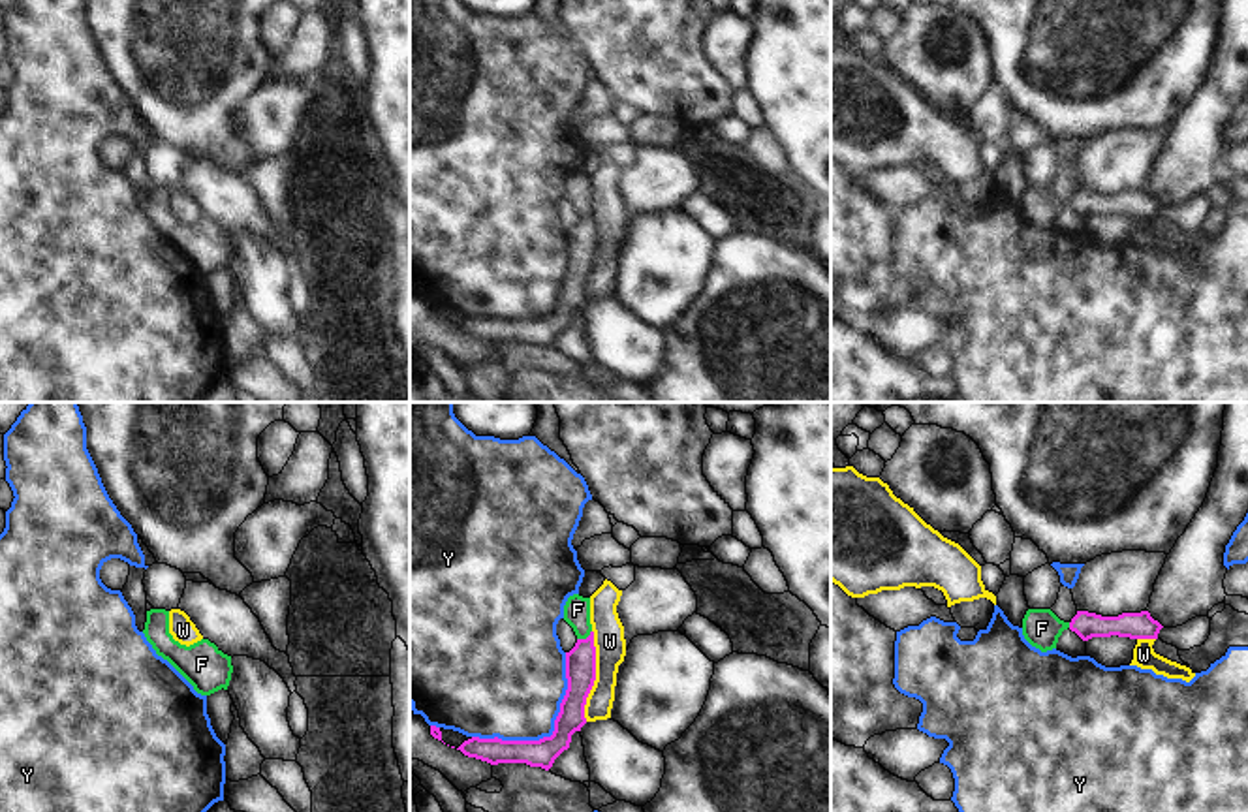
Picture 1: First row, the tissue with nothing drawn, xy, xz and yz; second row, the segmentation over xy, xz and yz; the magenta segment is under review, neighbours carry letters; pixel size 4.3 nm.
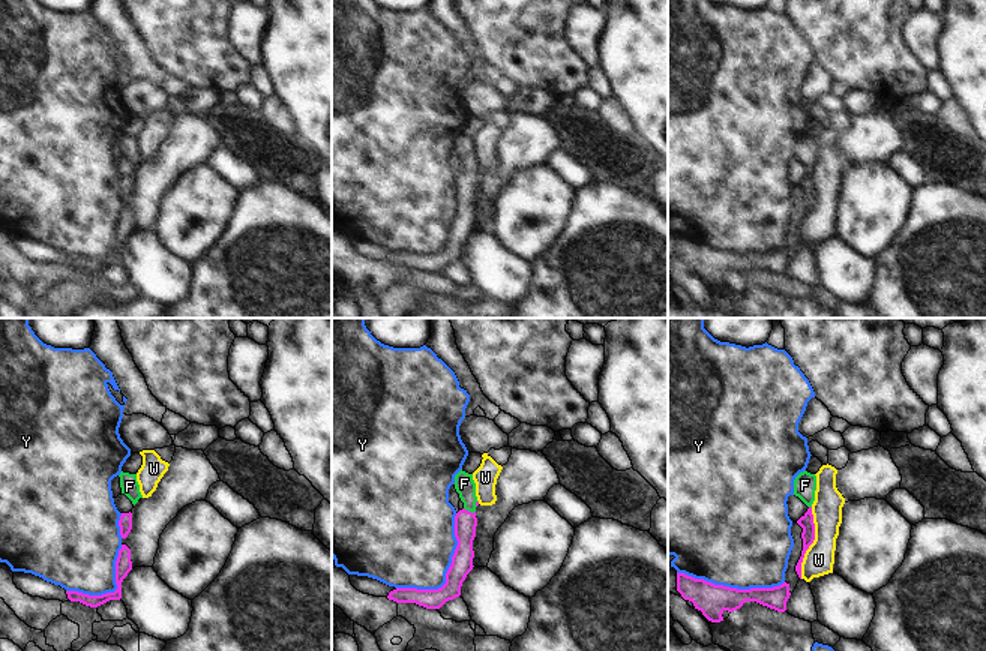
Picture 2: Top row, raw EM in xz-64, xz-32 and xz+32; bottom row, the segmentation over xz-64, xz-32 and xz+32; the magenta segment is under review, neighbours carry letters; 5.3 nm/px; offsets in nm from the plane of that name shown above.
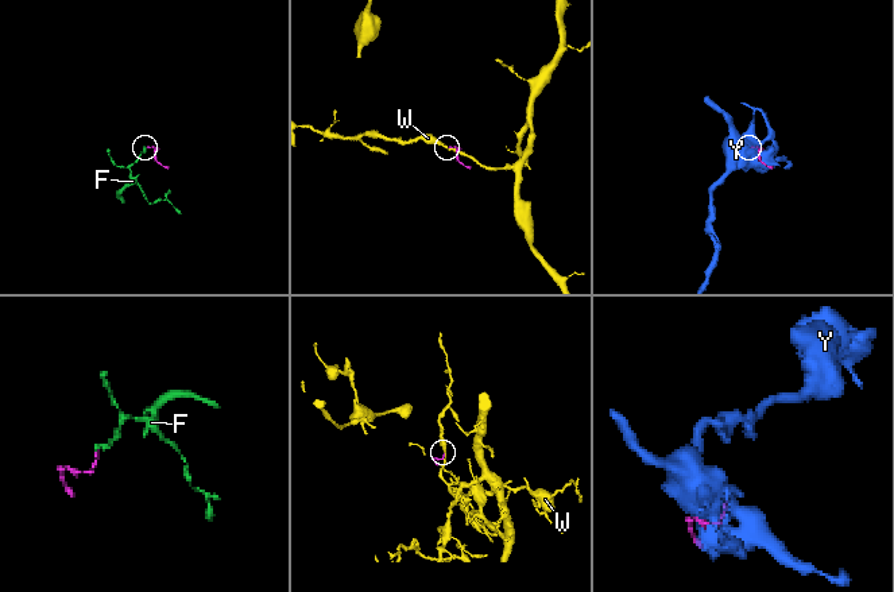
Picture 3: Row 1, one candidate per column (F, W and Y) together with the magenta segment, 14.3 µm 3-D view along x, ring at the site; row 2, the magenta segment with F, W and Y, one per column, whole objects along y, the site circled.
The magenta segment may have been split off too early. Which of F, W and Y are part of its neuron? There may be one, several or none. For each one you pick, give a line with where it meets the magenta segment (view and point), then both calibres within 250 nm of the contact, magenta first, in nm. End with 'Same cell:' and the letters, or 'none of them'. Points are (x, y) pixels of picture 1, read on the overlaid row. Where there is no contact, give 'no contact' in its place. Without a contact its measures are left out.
F: meets magenta in xz at (587, 638); 130 nm thick on the magenta side, 110 nm on the other
Same cell: F

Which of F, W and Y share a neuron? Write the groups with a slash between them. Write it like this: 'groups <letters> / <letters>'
groups F / W / Y

